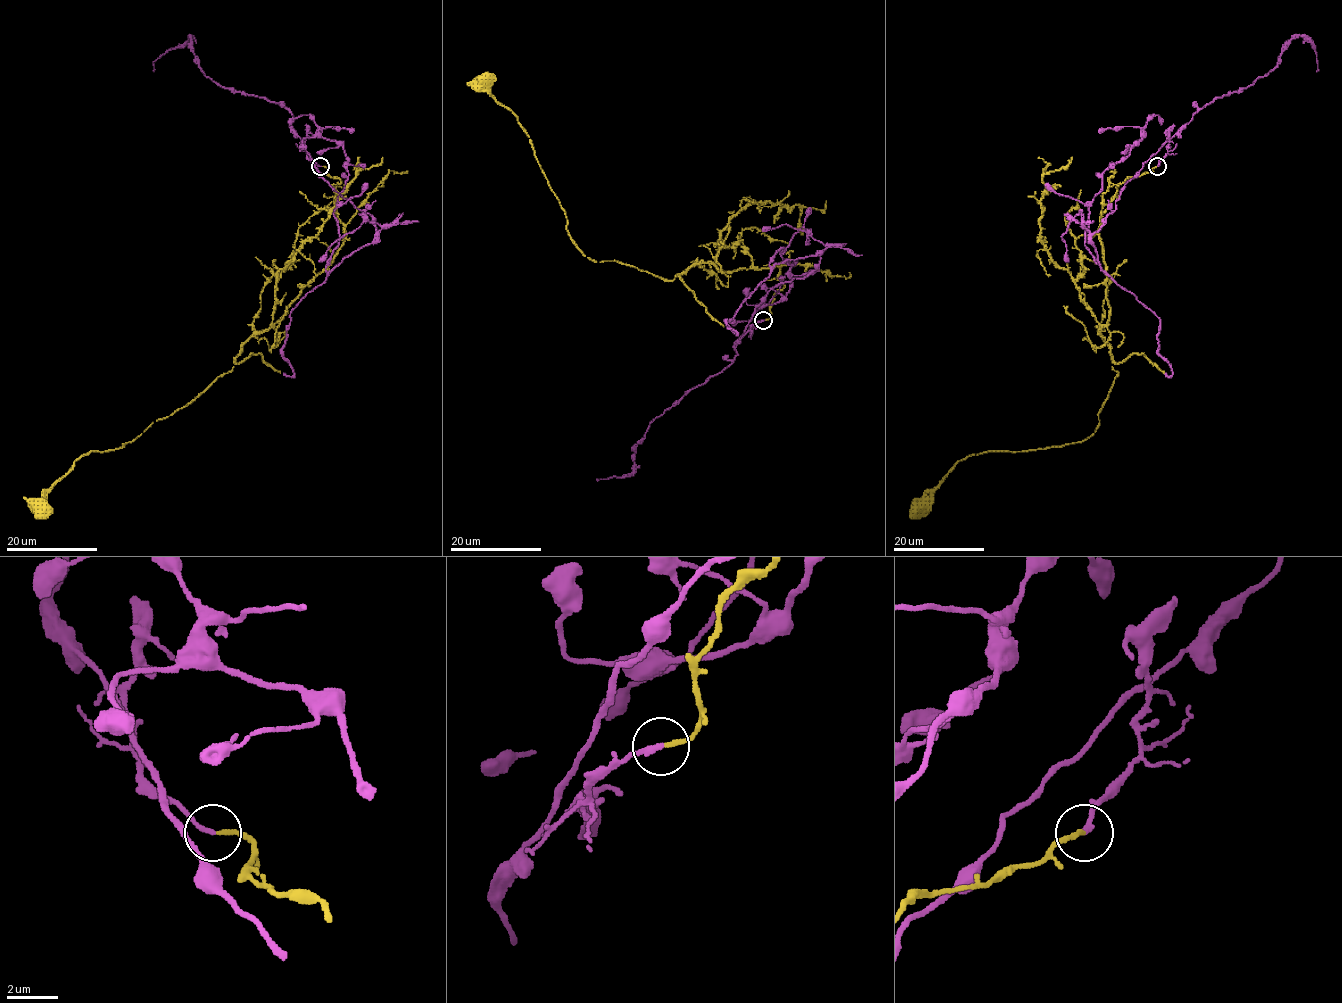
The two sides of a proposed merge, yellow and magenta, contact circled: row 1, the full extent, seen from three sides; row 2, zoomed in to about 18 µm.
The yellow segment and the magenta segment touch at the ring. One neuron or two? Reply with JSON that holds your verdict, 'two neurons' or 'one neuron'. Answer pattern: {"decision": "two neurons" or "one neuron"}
{"decision": "one neuron"}

